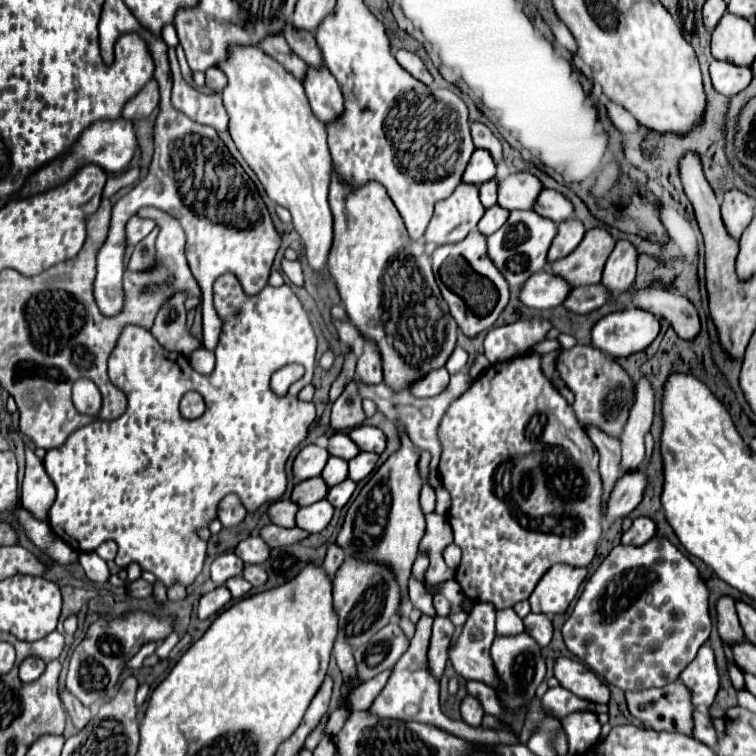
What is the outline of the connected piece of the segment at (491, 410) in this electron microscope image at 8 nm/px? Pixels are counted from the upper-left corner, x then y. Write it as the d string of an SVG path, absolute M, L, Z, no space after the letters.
M534 354L518 356L512 360L506 360L502 364L492 364L482 378L474 380L472 386L456 398L446 414L442 416L442 422L438 426L438 440L442 446L442 456L440 456L440 466L438 472L442 476L442 486L450 492L452 496L452 508L448 512L450 526L454 530L454 544L460 546L462 550L462 562L456 570L456 582L462 588L462 594L470 598L472 602L490 602L496 606L496 610L506 610L512 608L516 602L526 600L540 578L550 570L554 564L570 564L570 566L588 566L596 554L598 540L602 536L602 478L598 472L598 450L590 442L586 430L580 426L576 420L574 410L570 404L554 390L554 386L544 378L540 370L540 358Z

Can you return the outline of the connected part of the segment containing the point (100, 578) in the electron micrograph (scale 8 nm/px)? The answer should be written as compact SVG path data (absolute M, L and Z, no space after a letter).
M90 552L90 554L79 554L78 562L84 572L86 572L86 578L94 584L106 584L108 578L110 578L110 572L108 572L108 566L104 564L104 560L96 554L96 552Z

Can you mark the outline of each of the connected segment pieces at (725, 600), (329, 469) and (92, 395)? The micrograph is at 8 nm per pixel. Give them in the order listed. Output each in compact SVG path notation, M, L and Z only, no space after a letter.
M720 596L716 600L716 626L718 626L720 638L726 644L736 642L738 638L744 638L744 632L740 628L740 622L734 610L734 600L730 596Z
M330 456L328 458L328 464L326 464L324 472L322 472L322 478L326 480L326 484L330 488L336 486L336 484L340 484L340 482L344 482L348 478L348 462L342 460L342 458Z
M78 380L74 384L72 398L74 398L74 406L76 406L78 412L90 414L90 416L100 414L100 392L98 392L94 382Z

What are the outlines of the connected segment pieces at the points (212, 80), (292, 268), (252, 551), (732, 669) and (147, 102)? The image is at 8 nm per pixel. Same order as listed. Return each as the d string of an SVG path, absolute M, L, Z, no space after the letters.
M216 66L208 68L206 70L206 86L216 92L222 92L226 88L226 74L222 70L218 70Z
M282 258L282 270L284 270L284 274L290 278L290 282L292 282L292 284L302 286L304 278L302 278L302 268L300 268L298 260L288 260L288 258Z
M258 536L246 538L236 546L236 556L244 560L244 564L264 564L270 558L270 548Z
M726 660L726 666L728 666L728 674L730 674L730 680L732 680L734 688L744 688L742 670L740 670L740 668L738 668L734 662L730 662L730 660Z
M152 80L152 82L148 82L148 84L136 94L136 98L132 98L130 102L126 102L126 106L124 106L124 116L136 116L136 118L150 116L152 110L158 106L158 102L160 102L158 82Z

